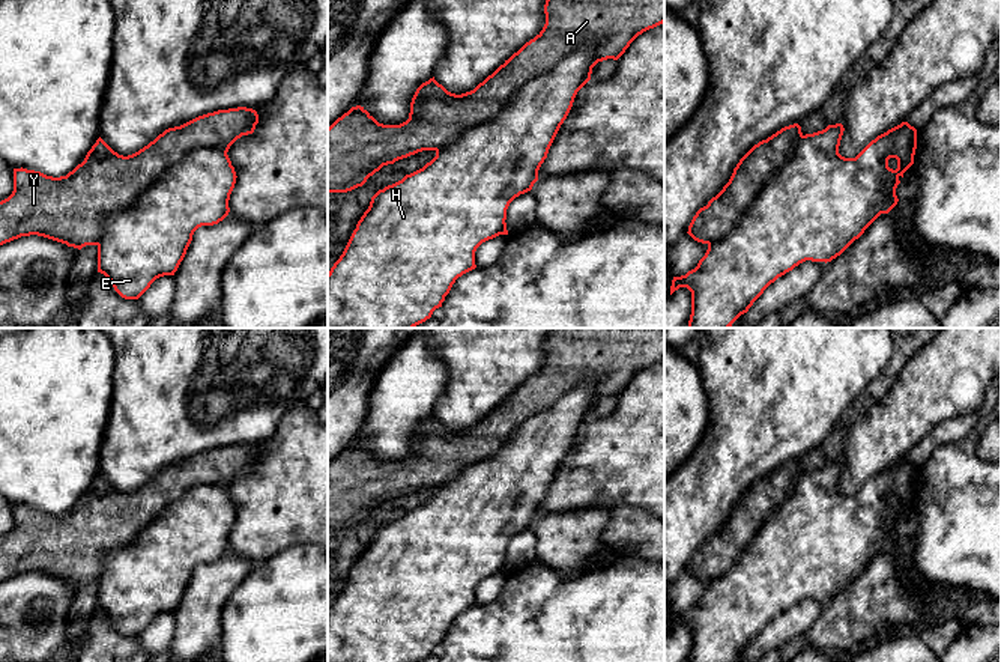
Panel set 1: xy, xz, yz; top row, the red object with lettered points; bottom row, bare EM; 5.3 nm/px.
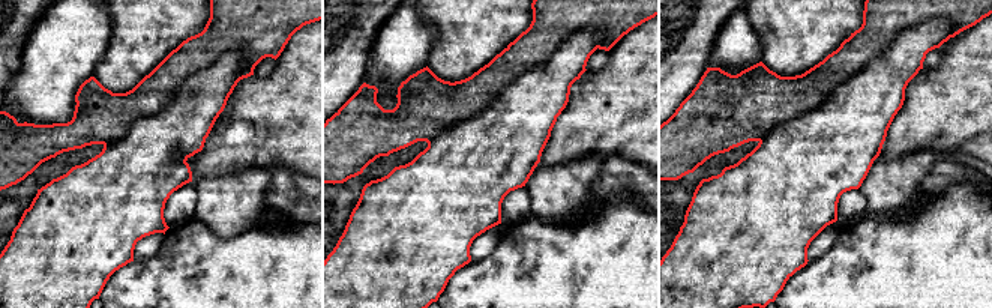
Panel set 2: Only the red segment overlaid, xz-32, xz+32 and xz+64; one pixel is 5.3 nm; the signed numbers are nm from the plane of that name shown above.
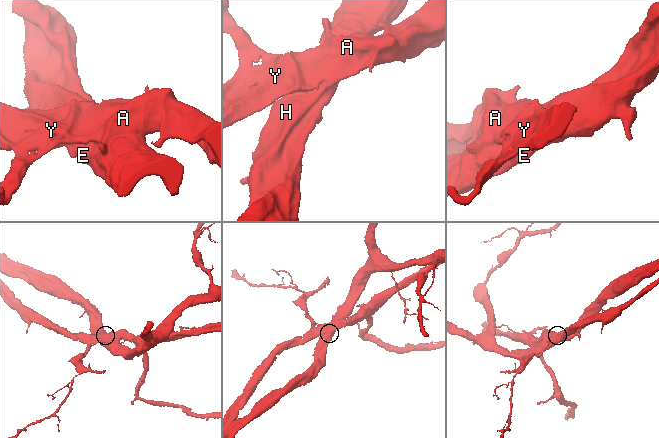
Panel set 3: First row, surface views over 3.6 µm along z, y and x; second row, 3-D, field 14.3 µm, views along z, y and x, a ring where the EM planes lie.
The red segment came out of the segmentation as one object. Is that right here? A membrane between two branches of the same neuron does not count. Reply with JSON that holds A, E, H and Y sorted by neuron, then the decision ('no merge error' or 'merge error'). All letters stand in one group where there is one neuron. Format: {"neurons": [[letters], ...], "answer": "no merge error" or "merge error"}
{"neurons": [["A", "Y"], ["E", "H"]], "answer": "merge error"}

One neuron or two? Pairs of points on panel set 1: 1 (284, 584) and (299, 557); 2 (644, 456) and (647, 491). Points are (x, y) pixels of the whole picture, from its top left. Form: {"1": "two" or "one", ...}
{"1": "one", "2": "one"}

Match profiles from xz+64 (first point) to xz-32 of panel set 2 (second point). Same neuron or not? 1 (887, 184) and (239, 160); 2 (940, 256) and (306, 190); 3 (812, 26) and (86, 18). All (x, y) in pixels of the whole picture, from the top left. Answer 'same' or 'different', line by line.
1: different
2: different
3: different

